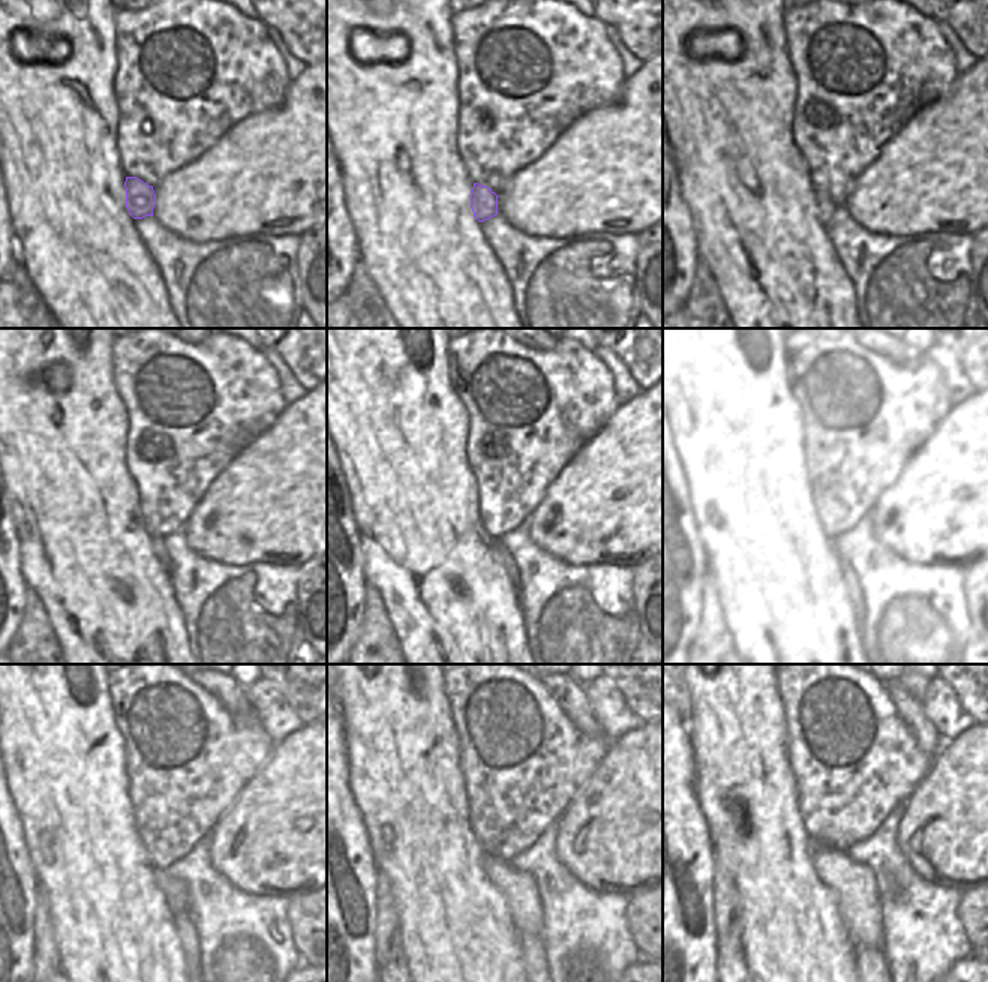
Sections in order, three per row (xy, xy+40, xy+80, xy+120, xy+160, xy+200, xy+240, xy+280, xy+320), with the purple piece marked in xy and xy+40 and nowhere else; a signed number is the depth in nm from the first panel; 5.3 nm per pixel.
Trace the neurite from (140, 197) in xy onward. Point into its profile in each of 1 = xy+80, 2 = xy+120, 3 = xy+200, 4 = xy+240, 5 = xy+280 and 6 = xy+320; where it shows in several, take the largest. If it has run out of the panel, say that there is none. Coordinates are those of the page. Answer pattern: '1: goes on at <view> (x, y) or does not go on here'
1: goes on at xy+80 (825, 206)
2: goes on at xy+120 (159, 549)
3: goes on at xy+200 (849, 576)
4: goes on at xy+240 (188, 936)
5: goes on at xy+280 (534, 963)
6: goes on at xy+320 (871, 967)

